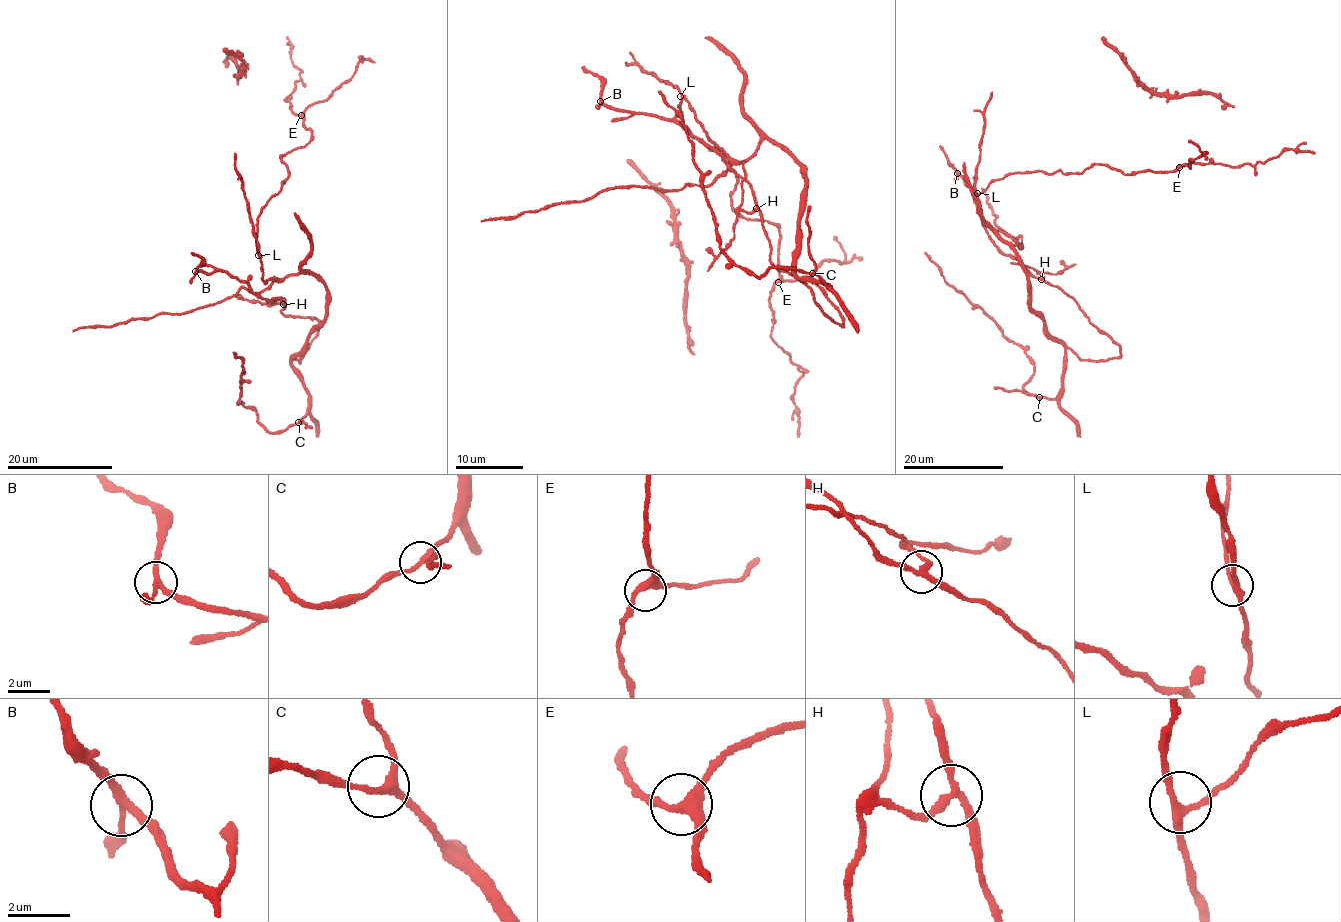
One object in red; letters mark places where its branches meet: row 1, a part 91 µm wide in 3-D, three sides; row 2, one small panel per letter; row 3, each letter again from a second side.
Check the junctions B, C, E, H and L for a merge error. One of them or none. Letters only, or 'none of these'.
H

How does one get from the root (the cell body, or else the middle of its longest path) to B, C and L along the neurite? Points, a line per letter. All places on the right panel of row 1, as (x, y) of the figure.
B: (1009, 236), (1046, 333), (1081, 360), (1120, 355), (1076, 301), (995, 245), (957, 173)
C: (1009, 236), (1022, 247), (1013, 247), (1029, 279), (1030, 309), (1065, 347), (1061, 393), (1039, 397)
L: (1009, 236), (993, 230), (986, 223), (977, 193)

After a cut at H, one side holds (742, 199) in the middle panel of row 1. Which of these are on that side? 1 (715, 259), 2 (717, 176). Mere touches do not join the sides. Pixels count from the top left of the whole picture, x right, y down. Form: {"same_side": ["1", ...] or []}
{"same_side": ["1"]}

